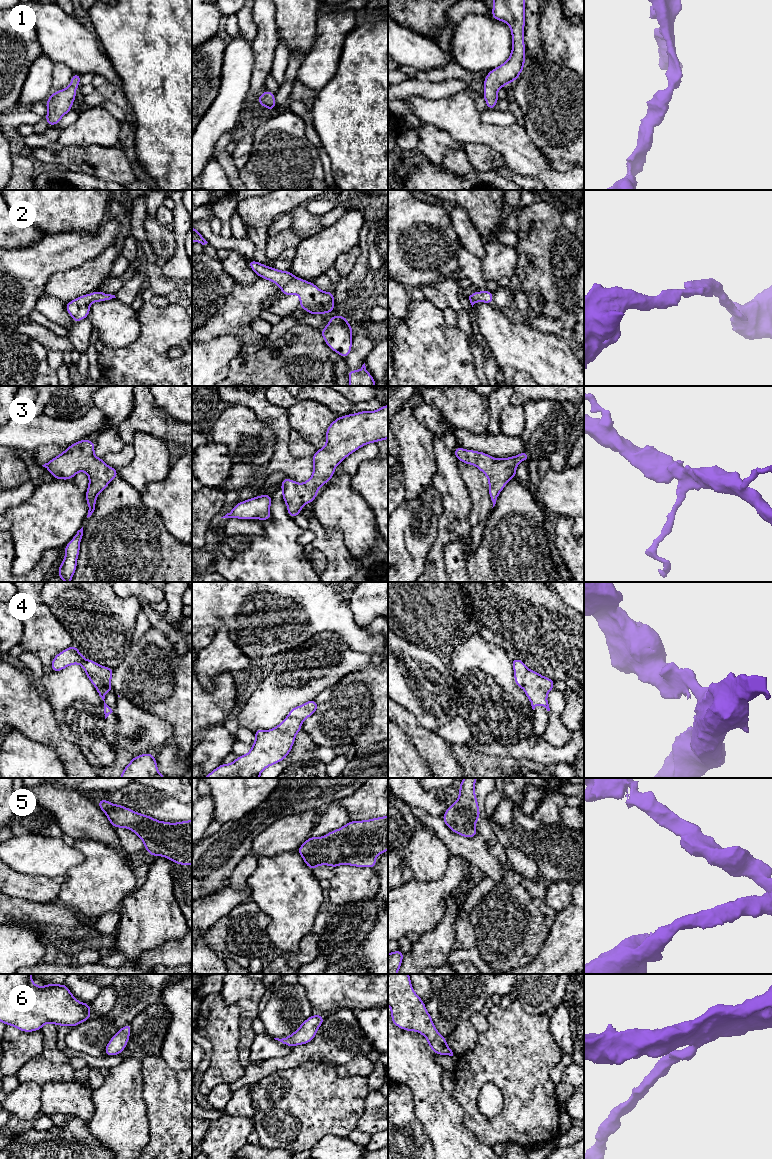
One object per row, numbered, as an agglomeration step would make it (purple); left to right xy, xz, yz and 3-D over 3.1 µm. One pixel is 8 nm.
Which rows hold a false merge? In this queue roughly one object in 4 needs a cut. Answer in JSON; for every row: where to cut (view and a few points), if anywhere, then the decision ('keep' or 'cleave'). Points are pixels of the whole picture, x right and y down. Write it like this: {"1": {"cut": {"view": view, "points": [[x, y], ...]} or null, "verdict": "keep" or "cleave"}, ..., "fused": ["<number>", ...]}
{"1": {"cut": null, "verdict": "keep"}, "2": {"cut": null, "verdict": "keep"}, "3": {"cut": null, "verdict": "keep"}, "4": {"cut": {"view": "xy", "points": [[84, 668], [94, 673], [108, 690]]}, "verdict": "cleave"}, "5": {"cut": null, "verdict": "keep"}, "6": {"cut": null, "verdict": "keep"}, "fused": ["4"]}

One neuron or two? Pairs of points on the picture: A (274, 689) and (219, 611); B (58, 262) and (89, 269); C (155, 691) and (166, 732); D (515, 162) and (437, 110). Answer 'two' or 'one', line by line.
A: two
B: two
C: two
D: one

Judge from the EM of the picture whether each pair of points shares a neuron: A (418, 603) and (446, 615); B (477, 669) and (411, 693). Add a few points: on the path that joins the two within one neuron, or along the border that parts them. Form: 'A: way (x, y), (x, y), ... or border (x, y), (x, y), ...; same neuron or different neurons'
A: way (425, 603), (434, 603), (439, 608); same neuron
B: border (451, 656), (451, 694), (455, 701); different neurons

